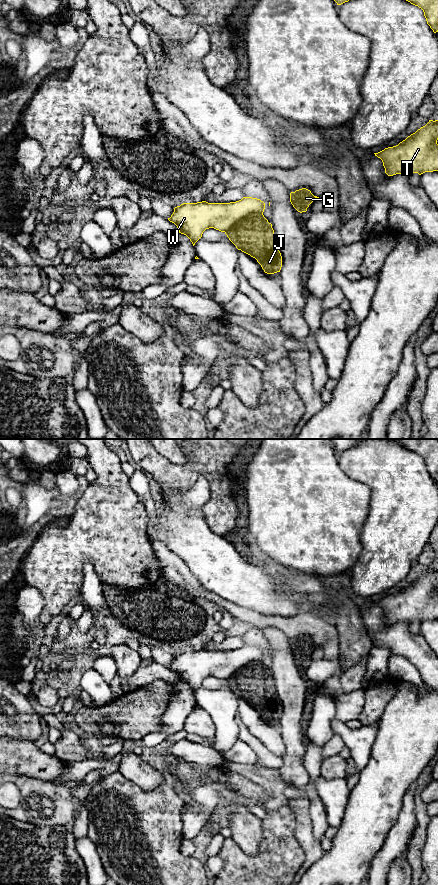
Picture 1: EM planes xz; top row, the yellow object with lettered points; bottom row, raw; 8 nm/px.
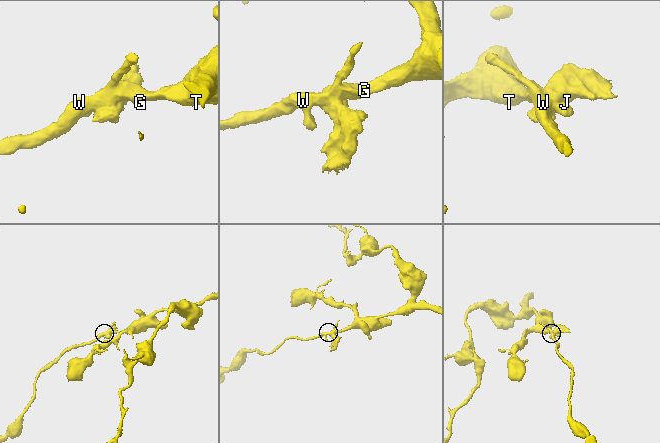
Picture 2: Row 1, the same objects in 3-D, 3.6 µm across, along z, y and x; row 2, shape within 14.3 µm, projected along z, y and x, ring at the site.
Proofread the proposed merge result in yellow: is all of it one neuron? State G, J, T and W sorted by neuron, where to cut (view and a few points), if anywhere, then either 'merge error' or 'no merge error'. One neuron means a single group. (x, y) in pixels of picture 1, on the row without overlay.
groups G T W / J; cut xz (262, 661), (252, 661), (244, 665), (225, 680); merge error

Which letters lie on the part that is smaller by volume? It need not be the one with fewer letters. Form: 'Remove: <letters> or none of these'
Remove: J

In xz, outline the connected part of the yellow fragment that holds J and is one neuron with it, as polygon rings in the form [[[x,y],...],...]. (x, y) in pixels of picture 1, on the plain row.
[[[252,662],[244,666],[225,682],[238,698],[255,706],[265,721],[280,720],[282,704],[272,672],[263,662]]]

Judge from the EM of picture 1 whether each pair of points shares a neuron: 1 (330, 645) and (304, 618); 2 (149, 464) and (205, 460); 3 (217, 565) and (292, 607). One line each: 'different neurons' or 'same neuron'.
1: same neuron
2: same neuron
3: same neuron

